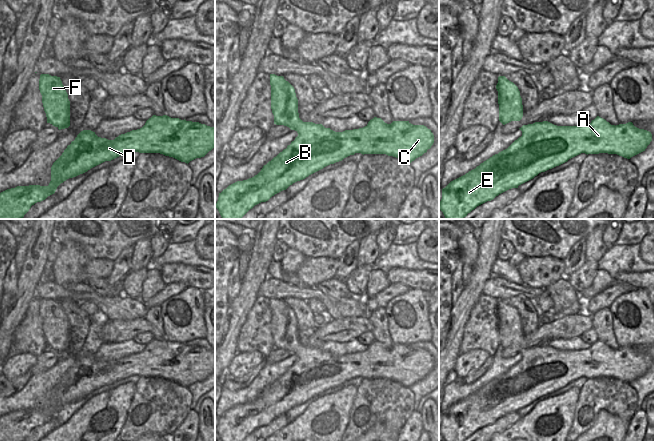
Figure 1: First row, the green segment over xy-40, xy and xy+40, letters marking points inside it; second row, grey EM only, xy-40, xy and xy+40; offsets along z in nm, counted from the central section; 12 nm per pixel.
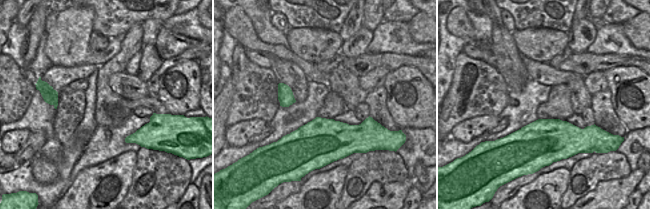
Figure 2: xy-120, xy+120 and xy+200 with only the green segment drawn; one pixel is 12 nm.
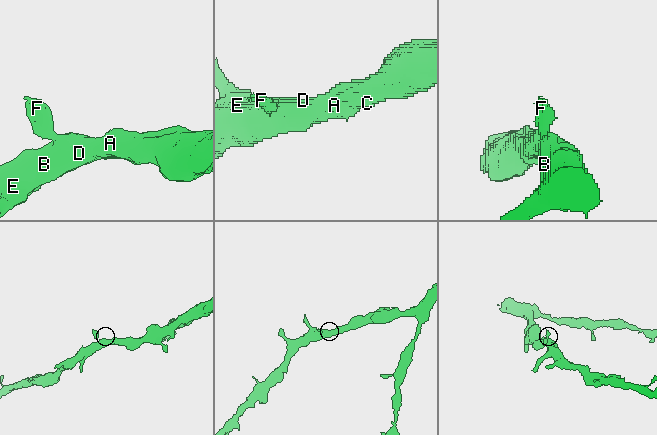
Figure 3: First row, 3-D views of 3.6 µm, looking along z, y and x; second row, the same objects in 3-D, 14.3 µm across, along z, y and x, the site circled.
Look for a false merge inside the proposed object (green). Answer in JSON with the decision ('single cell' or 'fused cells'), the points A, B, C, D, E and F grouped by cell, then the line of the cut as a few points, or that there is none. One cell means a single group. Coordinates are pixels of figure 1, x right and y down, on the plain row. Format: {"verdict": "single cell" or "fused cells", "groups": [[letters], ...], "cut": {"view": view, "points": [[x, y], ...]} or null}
{"verdict": "single cell", "groups": [["A", "B", "C", "D", "E", "F"]], "cut": null}

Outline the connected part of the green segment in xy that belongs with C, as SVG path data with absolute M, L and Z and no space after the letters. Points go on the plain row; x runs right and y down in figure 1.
M270 298L270 309L274 348L287 350L295 354L298 360L286 373L264 389L257 399L237 405L219 417L215 431L221 441L243 441L255 429L268 425L293 407L355 377L386 378L410 388L426 377L434 367L434 359L430 353L424 349L413 349L409 345L393 345L387 348L381 342L374 341L363 352L343 356L335 356L322 348L303 346L299 342L294 311L283 300L275 298Z

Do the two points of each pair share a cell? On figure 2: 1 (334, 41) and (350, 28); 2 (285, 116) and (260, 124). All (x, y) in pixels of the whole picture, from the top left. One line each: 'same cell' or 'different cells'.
1: different cells
2: different cells

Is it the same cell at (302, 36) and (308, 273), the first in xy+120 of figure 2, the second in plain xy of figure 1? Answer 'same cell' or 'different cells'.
same cell

